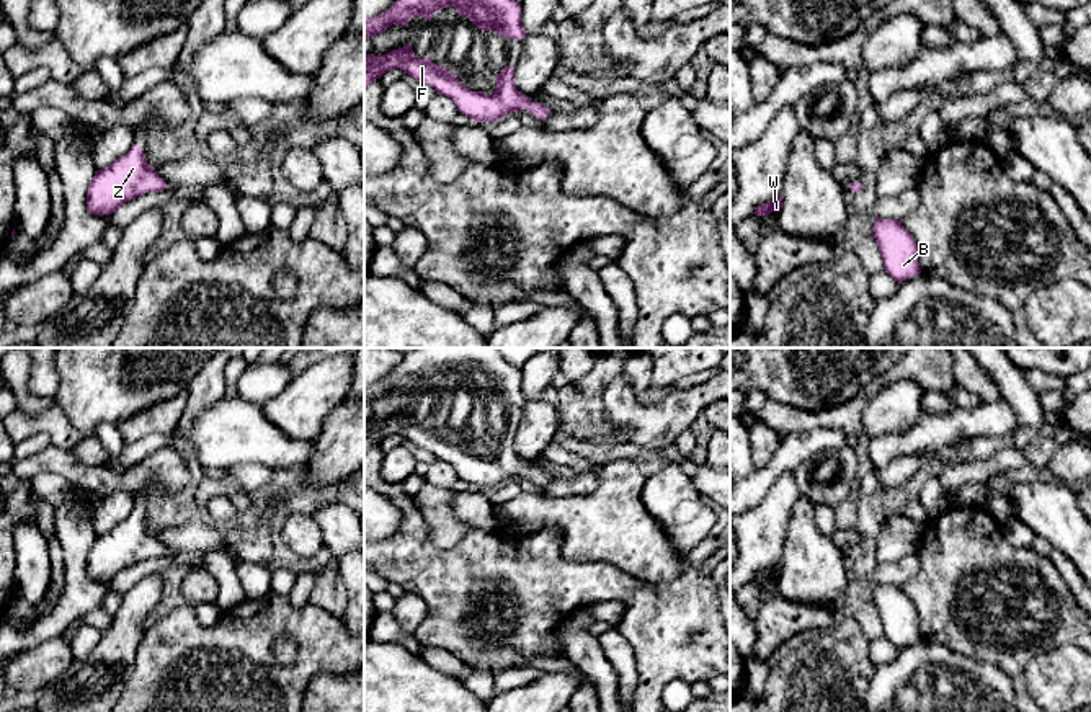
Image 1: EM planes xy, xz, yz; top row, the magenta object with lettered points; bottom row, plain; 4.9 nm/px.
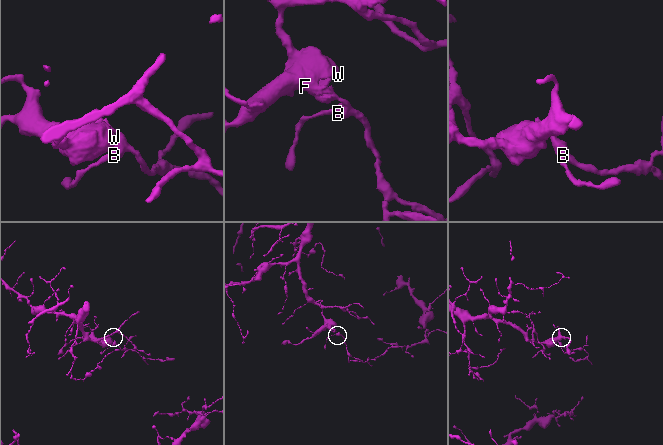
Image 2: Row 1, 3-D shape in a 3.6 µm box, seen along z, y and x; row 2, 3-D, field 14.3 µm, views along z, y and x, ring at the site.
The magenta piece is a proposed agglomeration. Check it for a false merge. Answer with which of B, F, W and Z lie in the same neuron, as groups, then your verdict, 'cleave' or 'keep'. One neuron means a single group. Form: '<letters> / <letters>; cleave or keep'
B F W Z; keep

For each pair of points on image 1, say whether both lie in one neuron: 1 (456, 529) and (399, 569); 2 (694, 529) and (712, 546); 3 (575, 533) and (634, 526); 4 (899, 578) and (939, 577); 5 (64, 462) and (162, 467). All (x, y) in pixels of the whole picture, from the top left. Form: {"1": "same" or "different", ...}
{"1": "different", "2": "different", "3": "same", "4": "different", "5": "same"}

